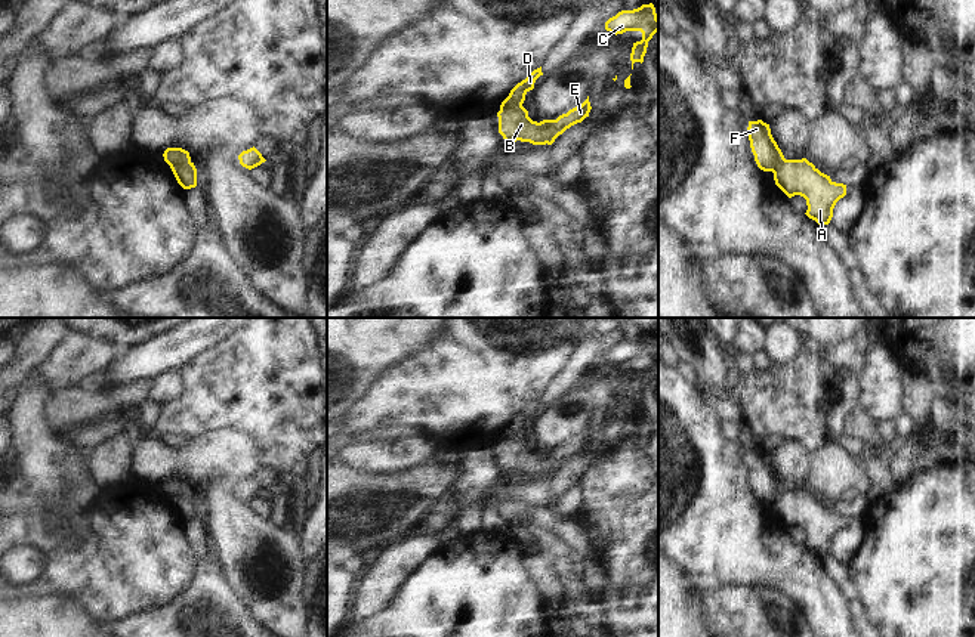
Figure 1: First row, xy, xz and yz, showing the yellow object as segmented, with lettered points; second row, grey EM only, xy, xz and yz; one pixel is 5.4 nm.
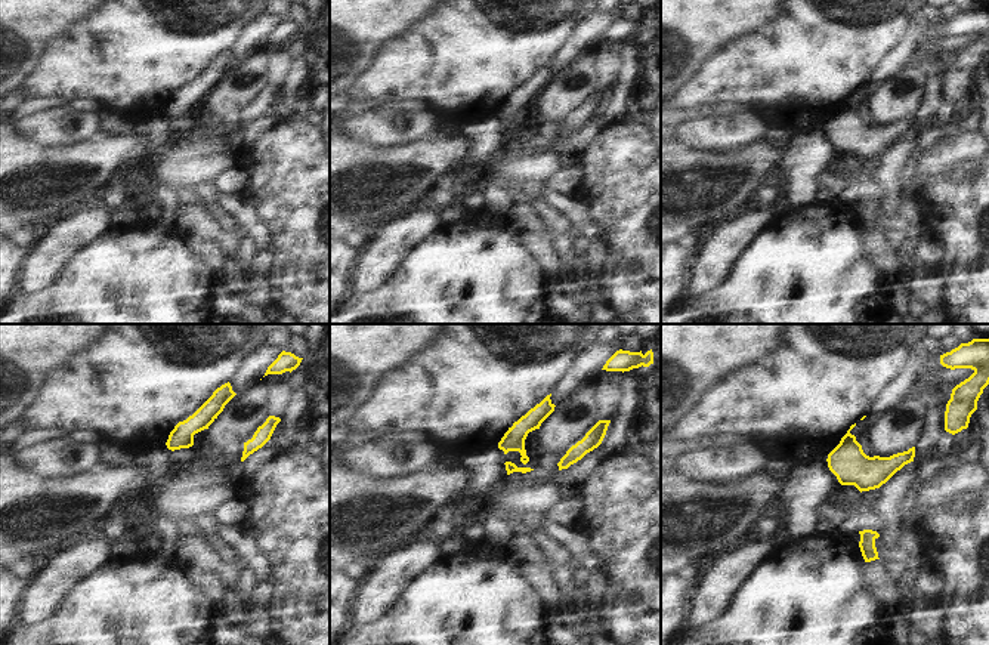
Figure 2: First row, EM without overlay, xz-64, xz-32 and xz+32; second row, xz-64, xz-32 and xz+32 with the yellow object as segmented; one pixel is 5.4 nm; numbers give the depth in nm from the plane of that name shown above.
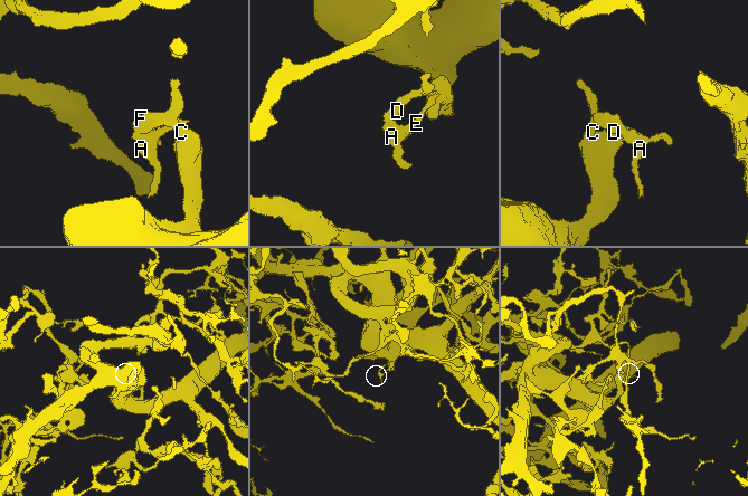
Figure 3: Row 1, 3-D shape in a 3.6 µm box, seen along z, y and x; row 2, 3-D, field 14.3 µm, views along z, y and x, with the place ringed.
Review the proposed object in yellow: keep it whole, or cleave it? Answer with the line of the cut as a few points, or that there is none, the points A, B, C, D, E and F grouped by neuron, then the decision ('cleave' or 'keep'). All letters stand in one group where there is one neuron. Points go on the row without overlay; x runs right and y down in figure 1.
cut in xz along (521, 435), (500, 442); A B E / C D F; cleave

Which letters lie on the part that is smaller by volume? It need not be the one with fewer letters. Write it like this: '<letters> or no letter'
A, B, E

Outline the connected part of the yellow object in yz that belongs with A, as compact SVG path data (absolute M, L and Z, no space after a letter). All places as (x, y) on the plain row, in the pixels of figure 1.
M806 489L783 491L774 503L775 516L789 528L806 531L806 547L820 557L829 556L836 534L846 526L846 516L836 514Z

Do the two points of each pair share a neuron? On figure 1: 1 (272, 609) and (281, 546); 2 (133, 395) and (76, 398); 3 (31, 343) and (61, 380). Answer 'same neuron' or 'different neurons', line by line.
1: same neuron
2: same neuron
3: different neurons

